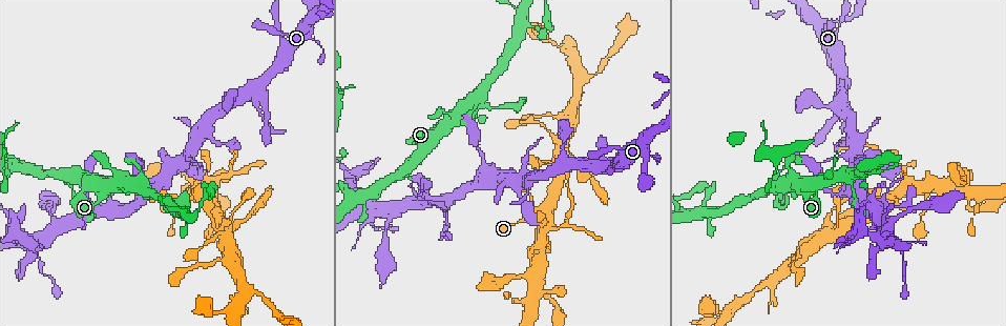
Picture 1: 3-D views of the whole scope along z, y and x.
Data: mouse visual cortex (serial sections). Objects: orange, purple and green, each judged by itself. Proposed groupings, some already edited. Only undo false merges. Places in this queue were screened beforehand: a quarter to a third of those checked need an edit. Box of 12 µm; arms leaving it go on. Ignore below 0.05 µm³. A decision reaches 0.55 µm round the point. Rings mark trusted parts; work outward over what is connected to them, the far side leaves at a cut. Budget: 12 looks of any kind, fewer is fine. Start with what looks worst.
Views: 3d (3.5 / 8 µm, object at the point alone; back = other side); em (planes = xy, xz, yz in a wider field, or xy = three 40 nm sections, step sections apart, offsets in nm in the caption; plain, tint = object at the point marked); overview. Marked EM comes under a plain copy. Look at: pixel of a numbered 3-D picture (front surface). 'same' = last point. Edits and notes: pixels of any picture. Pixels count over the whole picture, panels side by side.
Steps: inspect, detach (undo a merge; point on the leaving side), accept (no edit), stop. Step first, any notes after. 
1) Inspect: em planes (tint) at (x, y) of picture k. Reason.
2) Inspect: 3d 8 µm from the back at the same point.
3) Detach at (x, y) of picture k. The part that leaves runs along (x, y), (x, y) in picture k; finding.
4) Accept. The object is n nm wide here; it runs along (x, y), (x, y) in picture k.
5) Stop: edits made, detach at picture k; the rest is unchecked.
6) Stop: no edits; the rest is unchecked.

Inspect: 3d 3.5 µm at (557, 228) of picture 1. Thick turns thin.

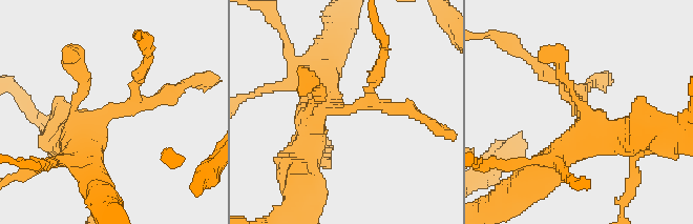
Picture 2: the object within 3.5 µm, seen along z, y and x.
Inspect: em xy step 5 (tint) at (344, 113) of picture 2. Shape alone is not enough.

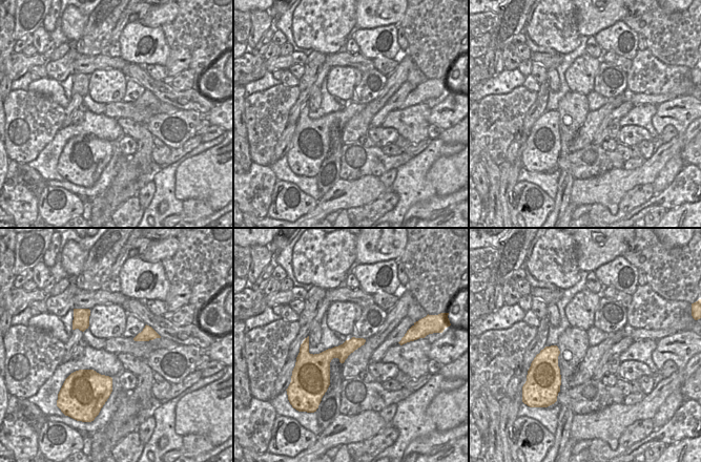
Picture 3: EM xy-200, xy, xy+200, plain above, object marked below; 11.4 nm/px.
Detach at (372, 98) of picture 2. The part that leaves runs along (340, 112), (370, 101), (382, 52) in picture 2; two cells meet here.

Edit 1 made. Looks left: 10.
Inspect: overview.

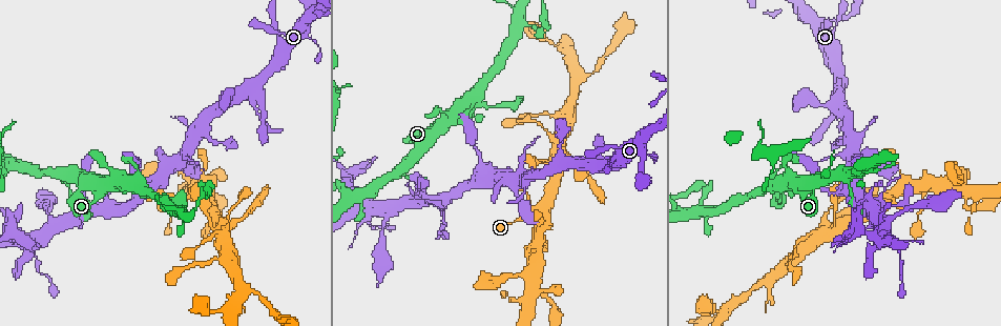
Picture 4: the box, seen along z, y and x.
Inspect: 3d 3.5 µm at (820, 179) of picture 4. Three-way junction.

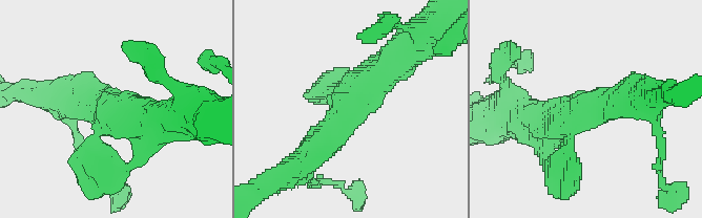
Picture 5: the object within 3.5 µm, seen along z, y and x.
Inspect: em xy step 2 (tint) at (589, 112) of picture 5.

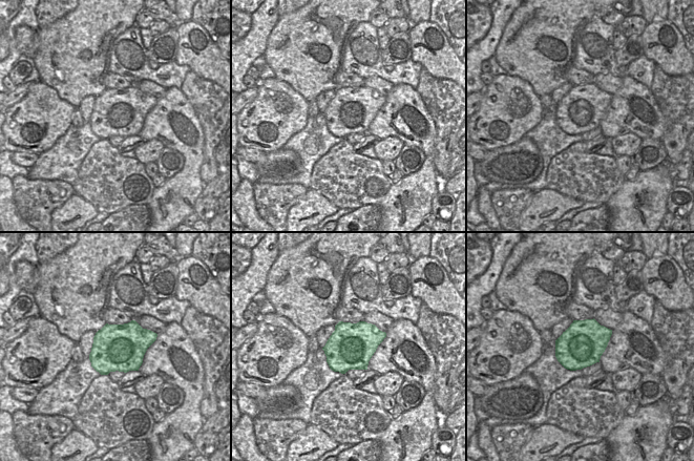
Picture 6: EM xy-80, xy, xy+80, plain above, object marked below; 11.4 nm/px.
Inspect: em xy step 1 (tint) at the same point.

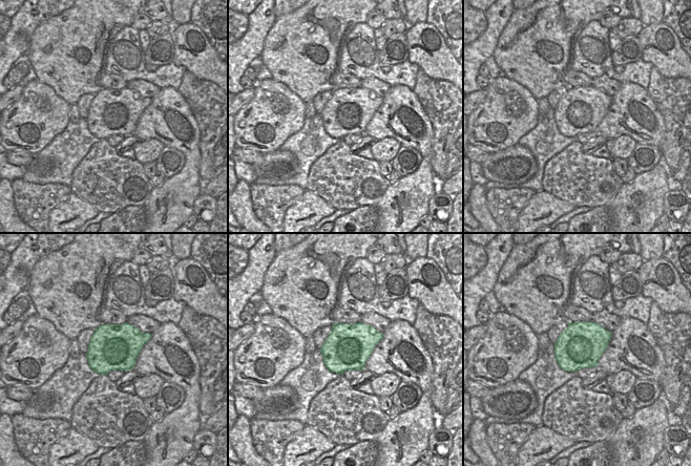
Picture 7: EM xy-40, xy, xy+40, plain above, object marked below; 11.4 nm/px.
Accept. 3 arms meet here; it runs along (557, 166), (589, 113), (640, 101) in picture 5; all the same cell.

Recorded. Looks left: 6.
Inspect: 3d 3.5 µm from the back at (840, 141) of picture 4.

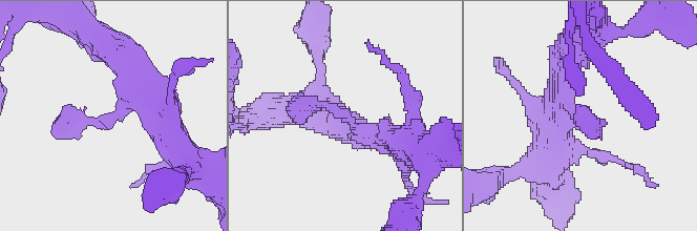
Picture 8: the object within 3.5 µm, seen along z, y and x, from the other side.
Accept. It runs along (357, 128), (324, 104), (304, 118) in picture 8; all the same cell.

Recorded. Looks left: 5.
Inspect: 3d 3.5 µm at (881, 243) of picture 4.

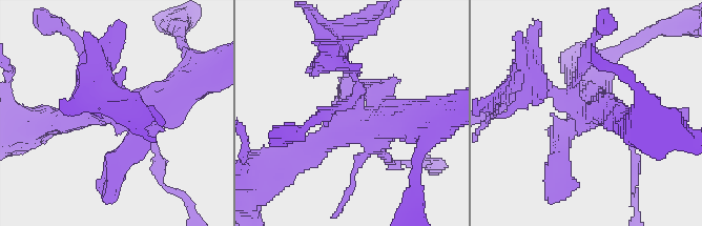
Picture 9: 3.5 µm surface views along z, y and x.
Inspect: em xy step 2 (tint) at (364, 122) of picture 9. Shape alone is not enough.

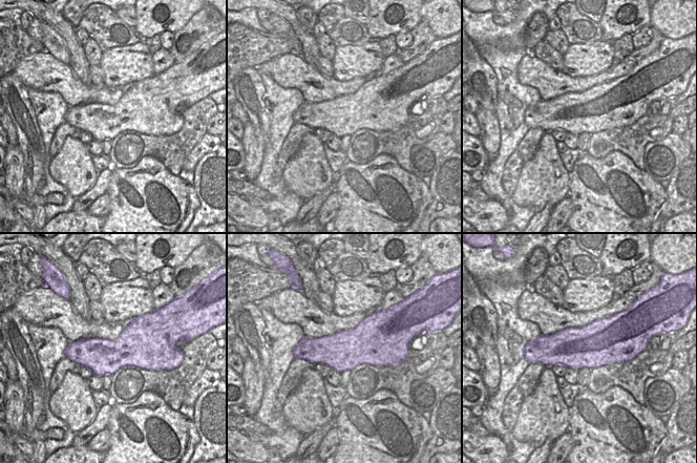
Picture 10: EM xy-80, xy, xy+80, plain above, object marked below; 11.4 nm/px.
Detach at (111, 63) of picture 9. The part that leaves runs along (554, 90), (519, 84), (497, 106) in picture 9; a second cell is stuck on.

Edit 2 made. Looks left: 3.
Stop: edits made, detach at picture 2, detach at picture 9; the rest is unchecked.

